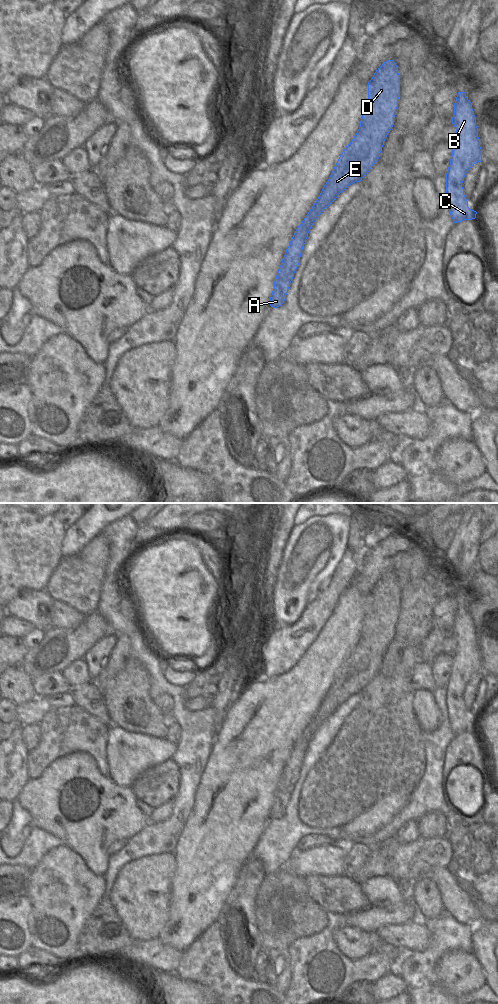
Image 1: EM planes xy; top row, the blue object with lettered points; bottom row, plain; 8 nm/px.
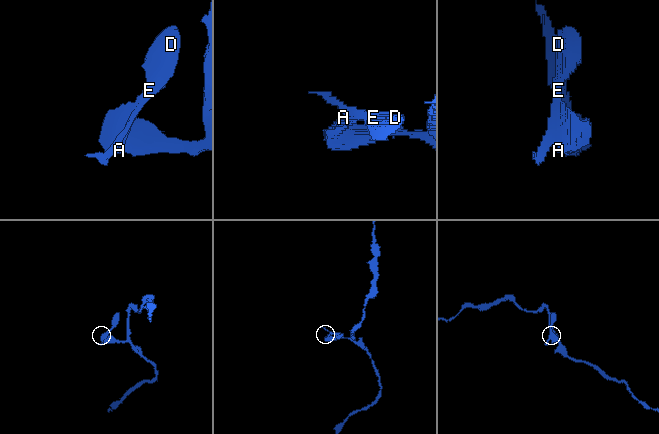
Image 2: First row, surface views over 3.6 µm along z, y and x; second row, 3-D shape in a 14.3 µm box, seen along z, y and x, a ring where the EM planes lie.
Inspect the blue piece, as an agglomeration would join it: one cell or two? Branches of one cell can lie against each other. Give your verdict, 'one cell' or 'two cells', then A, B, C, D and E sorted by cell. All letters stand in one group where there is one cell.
two cells; groups A B C / D E

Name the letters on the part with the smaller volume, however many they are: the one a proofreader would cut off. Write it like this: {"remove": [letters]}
{"remove": ["D", "E"]}

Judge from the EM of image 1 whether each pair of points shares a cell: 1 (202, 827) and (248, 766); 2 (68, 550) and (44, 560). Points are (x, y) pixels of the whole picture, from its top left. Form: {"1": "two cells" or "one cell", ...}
{"1": "one cell", "2": "two cells"}

